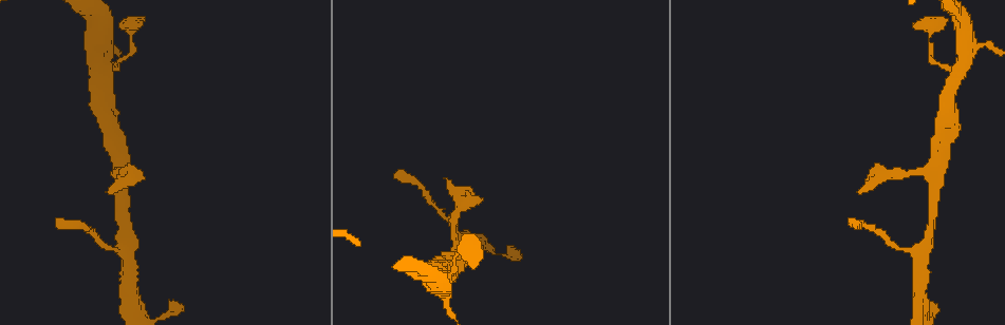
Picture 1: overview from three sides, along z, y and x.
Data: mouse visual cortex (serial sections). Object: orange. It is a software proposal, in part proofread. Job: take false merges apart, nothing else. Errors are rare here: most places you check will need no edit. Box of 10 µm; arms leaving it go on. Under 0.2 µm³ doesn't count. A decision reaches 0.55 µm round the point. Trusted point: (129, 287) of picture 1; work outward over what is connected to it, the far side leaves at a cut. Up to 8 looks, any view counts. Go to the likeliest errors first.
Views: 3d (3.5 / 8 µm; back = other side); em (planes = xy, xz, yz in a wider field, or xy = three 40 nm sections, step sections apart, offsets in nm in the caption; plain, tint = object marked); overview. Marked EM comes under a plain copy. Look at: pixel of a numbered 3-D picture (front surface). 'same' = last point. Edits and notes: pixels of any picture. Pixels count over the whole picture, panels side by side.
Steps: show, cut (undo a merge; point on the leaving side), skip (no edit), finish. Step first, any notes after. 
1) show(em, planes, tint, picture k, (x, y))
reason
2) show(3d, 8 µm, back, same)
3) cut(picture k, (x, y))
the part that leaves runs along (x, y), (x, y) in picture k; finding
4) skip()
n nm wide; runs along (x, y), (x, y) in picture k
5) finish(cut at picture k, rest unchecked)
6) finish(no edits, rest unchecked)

show(3d, 3.5 µm, picture 1, (937, 177))
thin neck

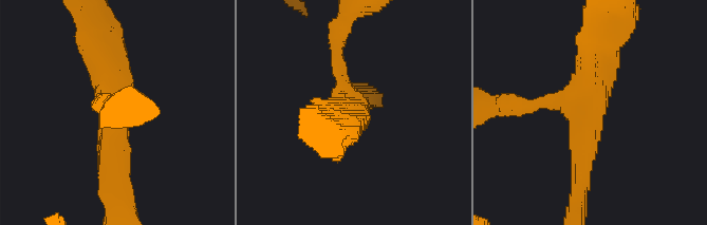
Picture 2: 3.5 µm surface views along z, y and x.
show(em, planes, tint, picture 2, (588, 114))
3 arms; arms of 150, 300, 400 nm; now the EM

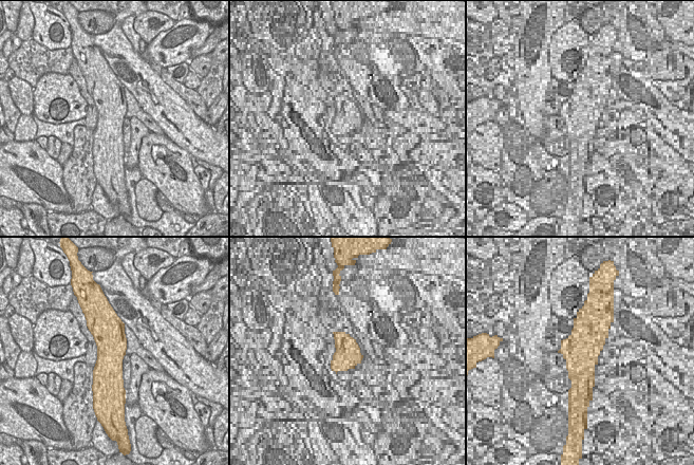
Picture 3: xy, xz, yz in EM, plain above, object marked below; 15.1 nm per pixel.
show(em, xy, step 1, tint, same)
another direction

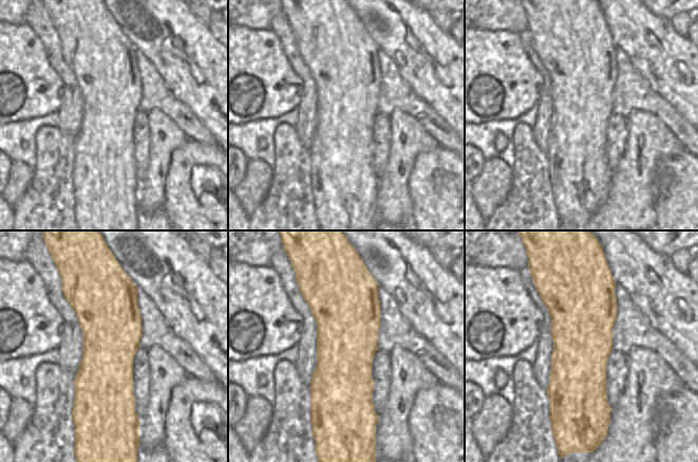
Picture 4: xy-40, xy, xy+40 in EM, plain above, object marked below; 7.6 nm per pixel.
skip()
runs along (580, 186), (589, 101), (605, 47) in picture 2; one cell here

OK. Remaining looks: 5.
show(3d, 3.5 µm, picture 1, (97, 79))
side arm on a straight run

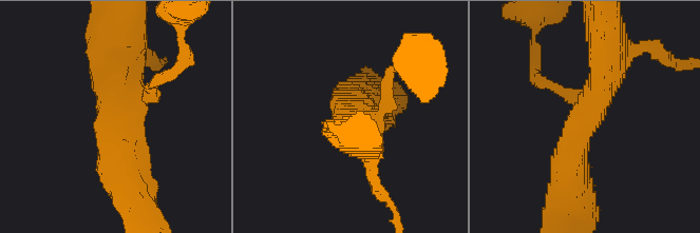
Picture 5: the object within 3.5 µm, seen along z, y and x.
show(em, planes, tint, picture 5, (586, 114))
3 arms; arms of 200, 450, 450 nm; now the EM

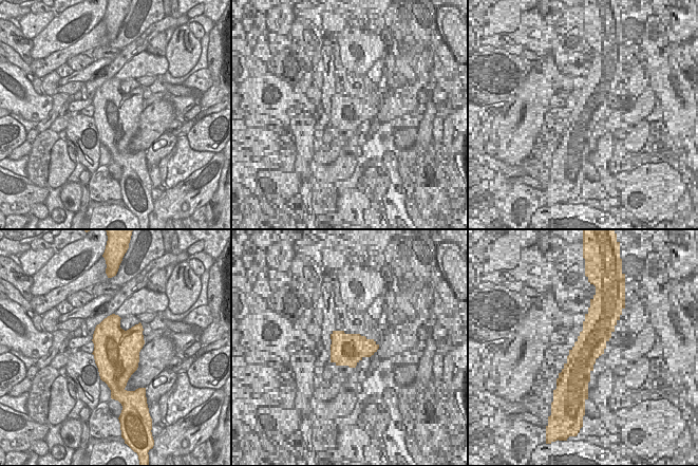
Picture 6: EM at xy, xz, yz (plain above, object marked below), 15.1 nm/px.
skip()
continuous, no second cell

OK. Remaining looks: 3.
show(3d, 3.5 µm, picture 1, (961, 13))

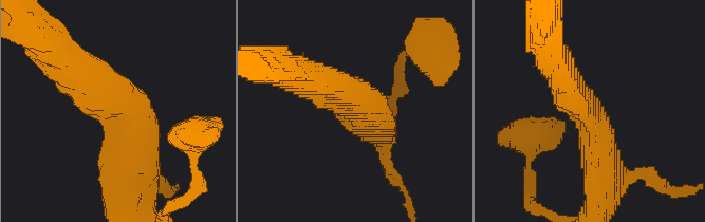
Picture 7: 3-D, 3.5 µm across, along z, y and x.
show(em, planes, tint, picture 7, (593, 109))
arms of 450, 500 nm

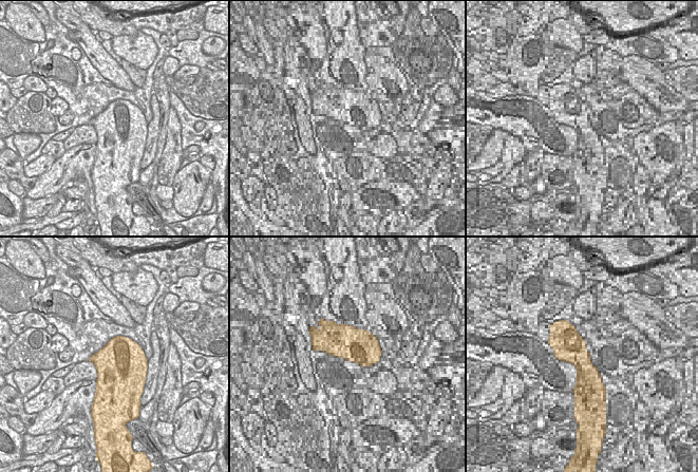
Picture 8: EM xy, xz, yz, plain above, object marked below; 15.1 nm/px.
skip()
750 nm wide; runs along (603, 180), (590, 112), (559, 70) in picture 7; continuous, no second cell

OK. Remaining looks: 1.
finish(no edits, rest unchecked)

